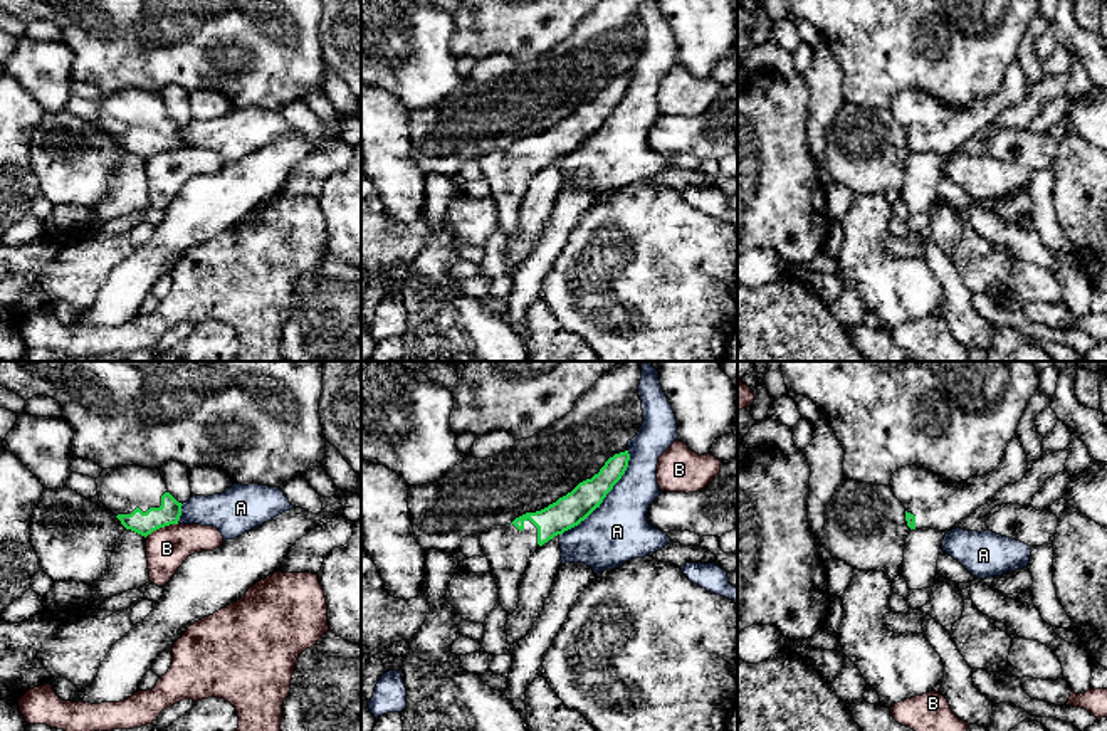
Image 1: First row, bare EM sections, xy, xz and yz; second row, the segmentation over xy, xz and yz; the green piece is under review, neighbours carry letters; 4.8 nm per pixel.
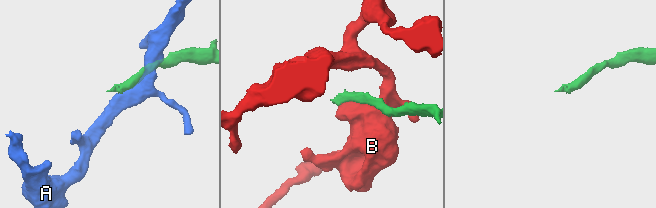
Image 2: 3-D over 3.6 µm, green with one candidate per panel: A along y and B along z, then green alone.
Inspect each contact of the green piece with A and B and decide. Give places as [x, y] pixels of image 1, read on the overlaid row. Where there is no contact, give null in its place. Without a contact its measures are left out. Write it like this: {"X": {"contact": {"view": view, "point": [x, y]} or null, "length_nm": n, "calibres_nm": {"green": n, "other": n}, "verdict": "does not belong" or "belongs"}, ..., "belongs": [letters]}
{"A": {"contact": {"view": "xz", "point": [605, 496]}, "length_nm": 550, "calibres_nm": {"green": 160, "other": 300}, "verdict": "does not belong"}, "B": {"contact": {"view": "xy", "point": [162, 526]}, "length_nm": 180, "calibres_nm": {"green": 110, "other": 200}, "verdict": "does not belong"}, "belongs": []}

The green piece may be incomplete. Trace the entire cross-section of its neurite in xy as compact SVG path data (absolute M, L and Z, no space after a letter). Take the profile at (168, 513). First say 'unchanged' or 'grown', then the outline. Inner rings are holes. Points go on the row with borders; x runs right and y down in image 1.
grown | M102 469L96 484L99 501L126 529L146 538L160 528L178 524L183 504L168 492L158 469Z

